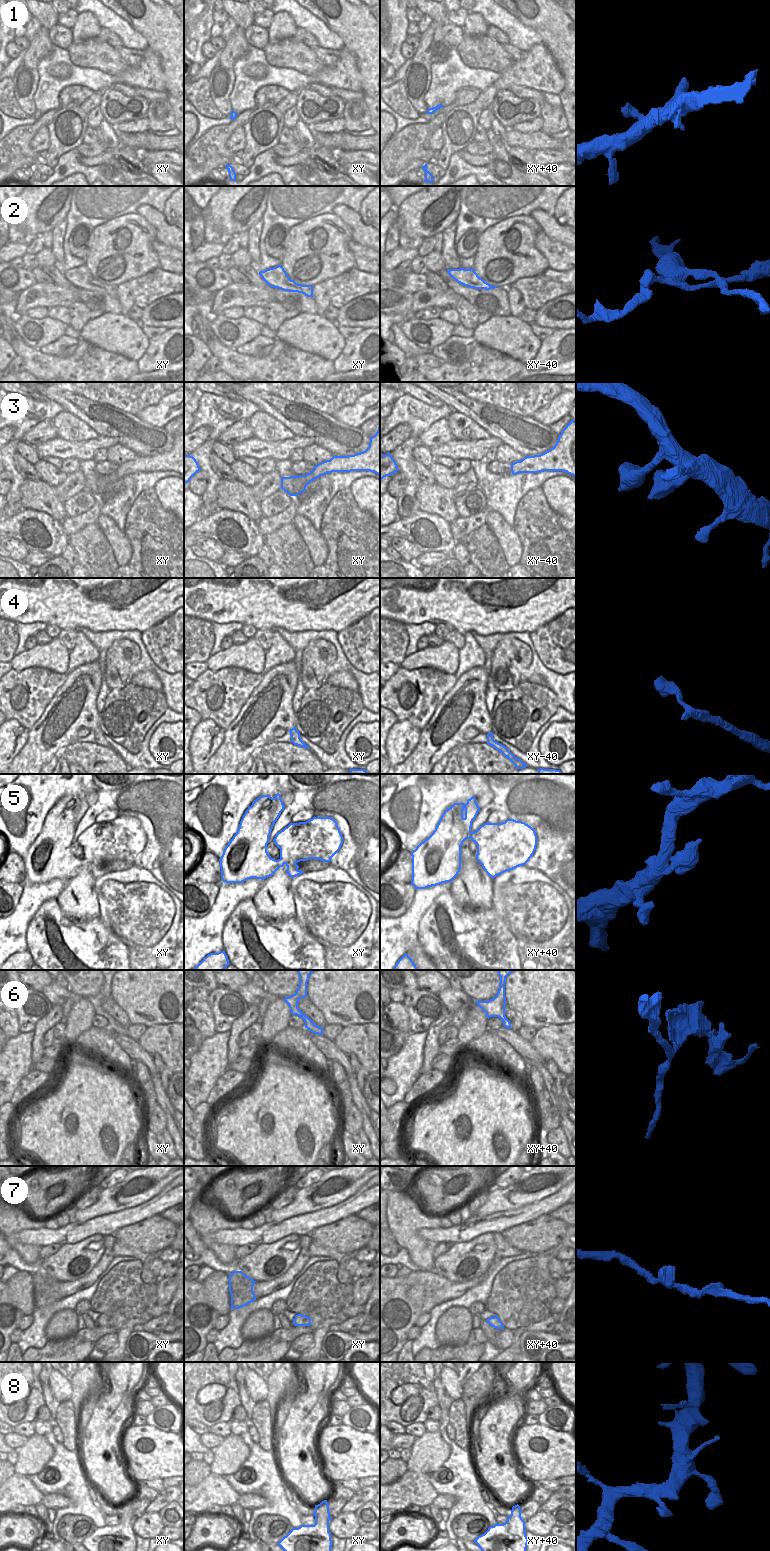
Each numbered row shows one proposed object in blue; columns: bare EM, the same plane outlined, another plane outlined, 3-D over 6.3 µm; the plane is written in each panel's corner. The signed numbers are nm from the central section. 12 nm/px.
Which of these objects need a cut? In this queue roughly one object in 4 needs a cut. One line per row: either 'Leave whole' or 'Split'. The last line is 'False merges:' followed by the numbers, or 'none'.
1: Leave whole
2: Split
3: Leave whole
4: Leave whole
5: Leave whole
6: Split
7: Leave whole
8: Leave whole
False merges: 2, 6

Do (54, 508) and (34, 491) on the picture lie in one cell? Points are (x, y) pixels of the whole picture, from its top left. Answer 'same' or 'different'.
same

